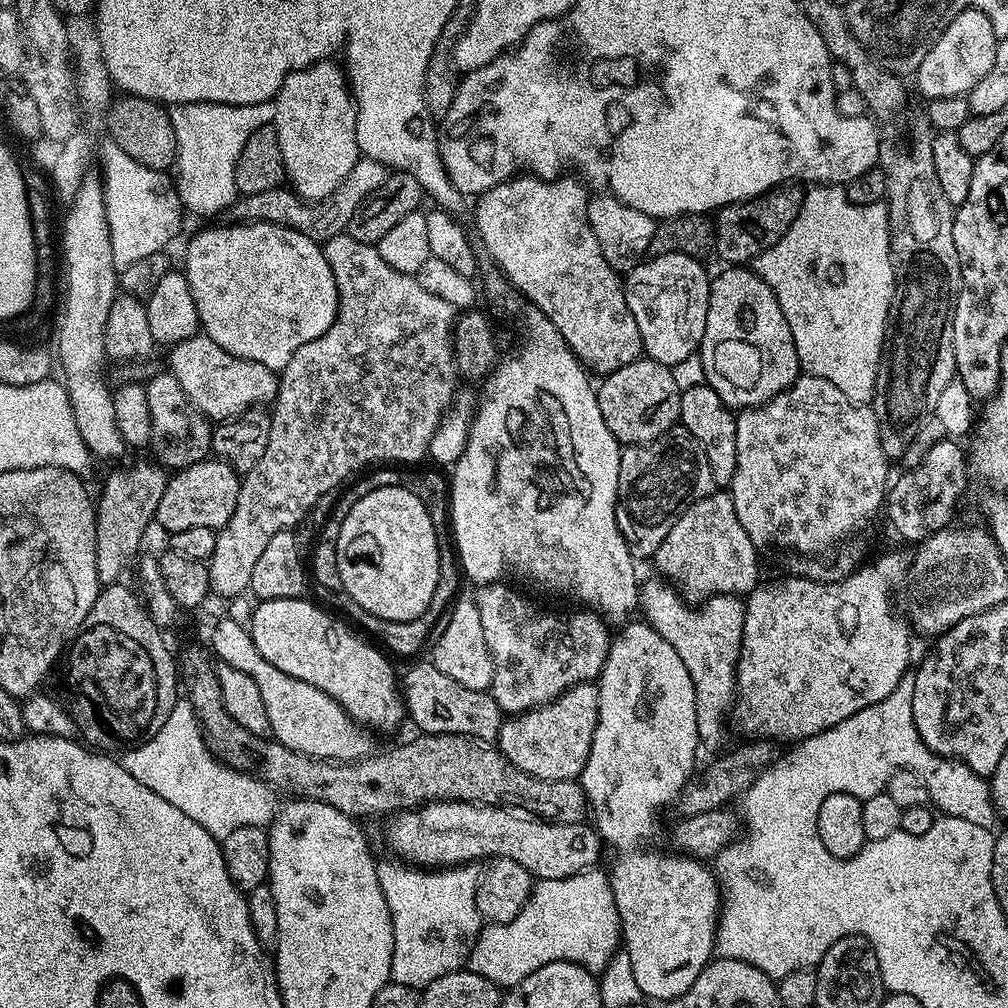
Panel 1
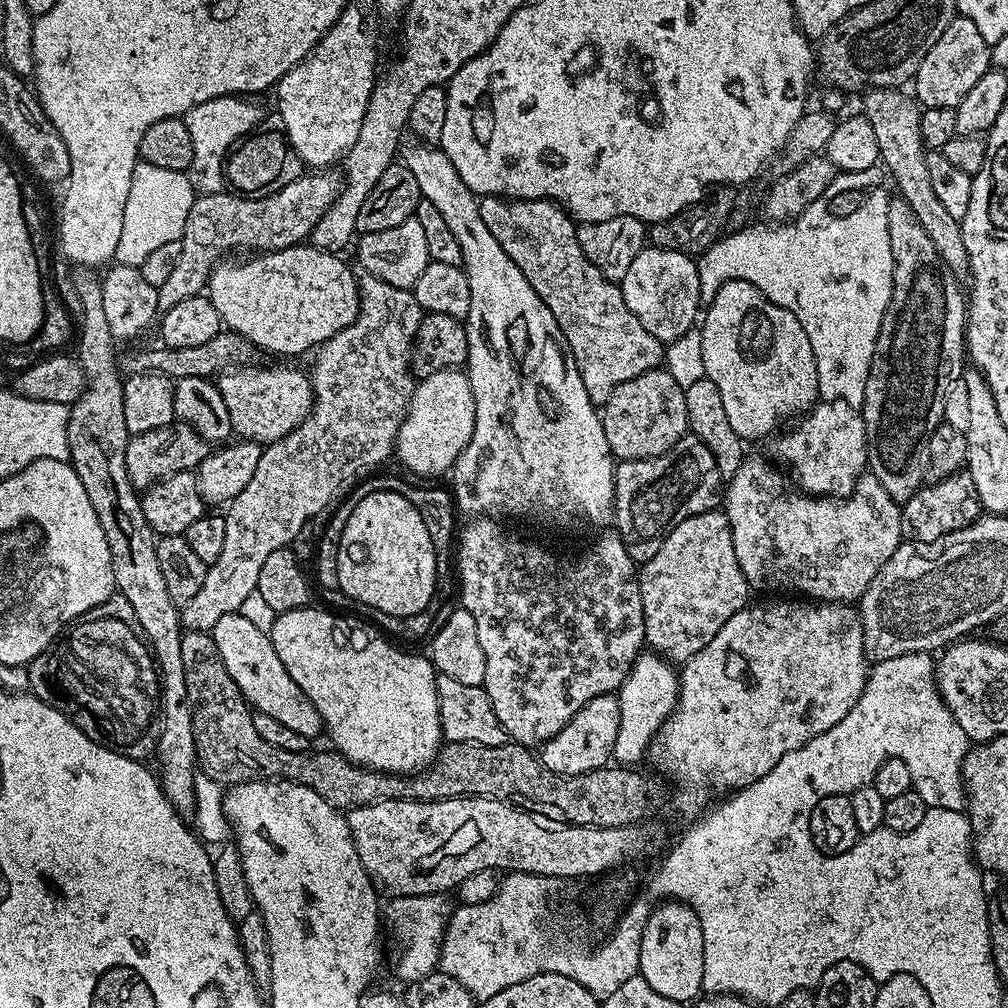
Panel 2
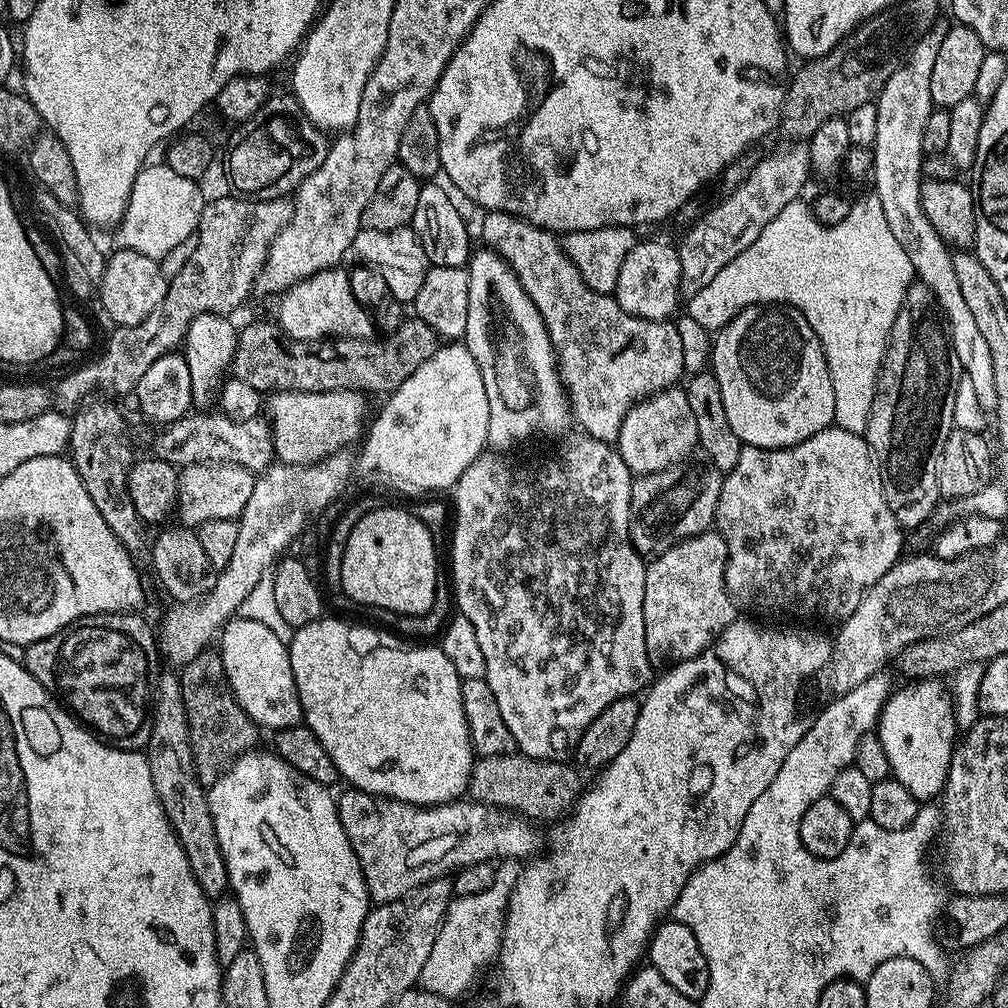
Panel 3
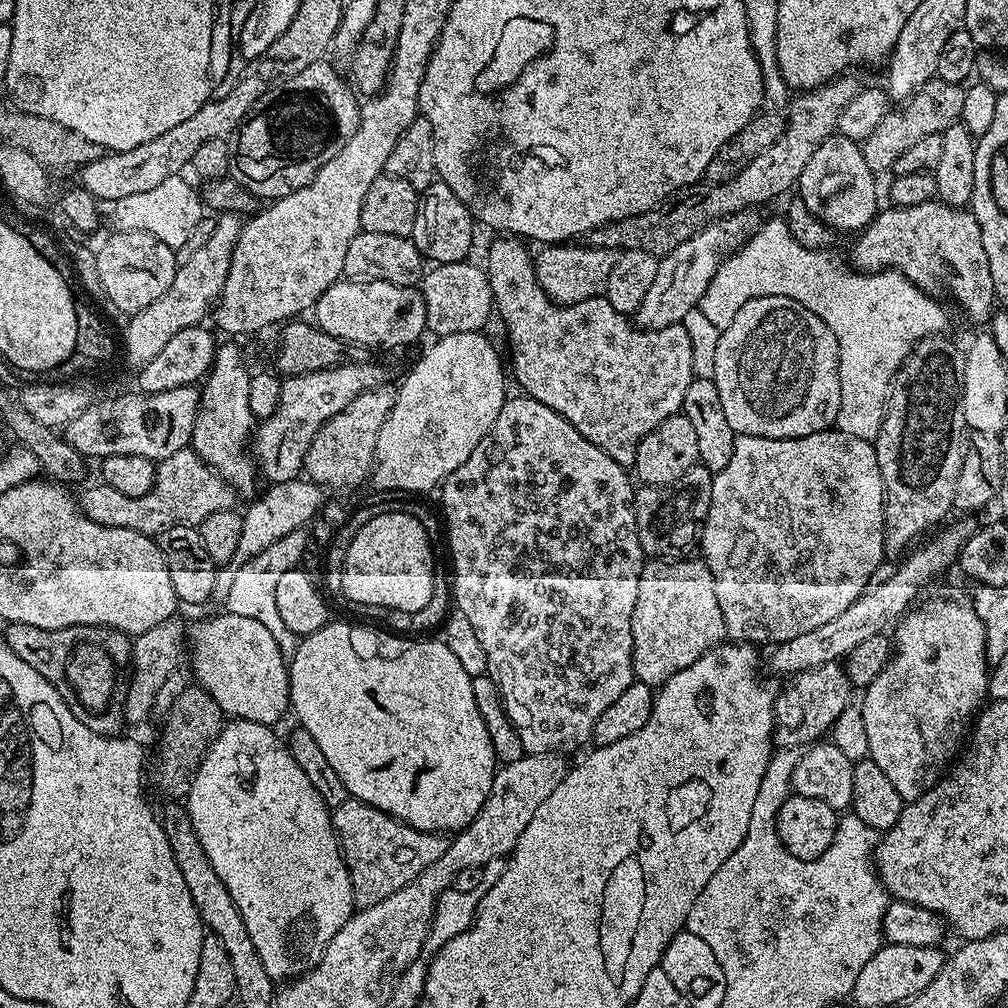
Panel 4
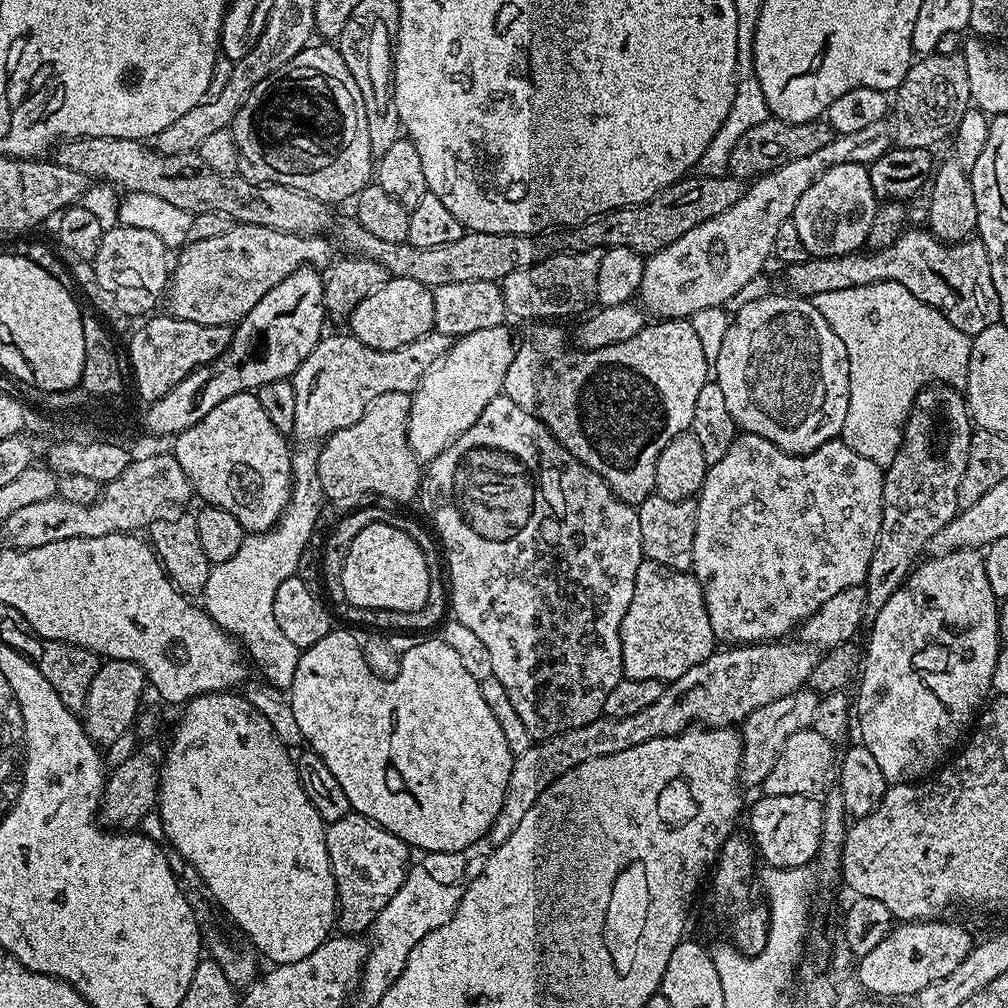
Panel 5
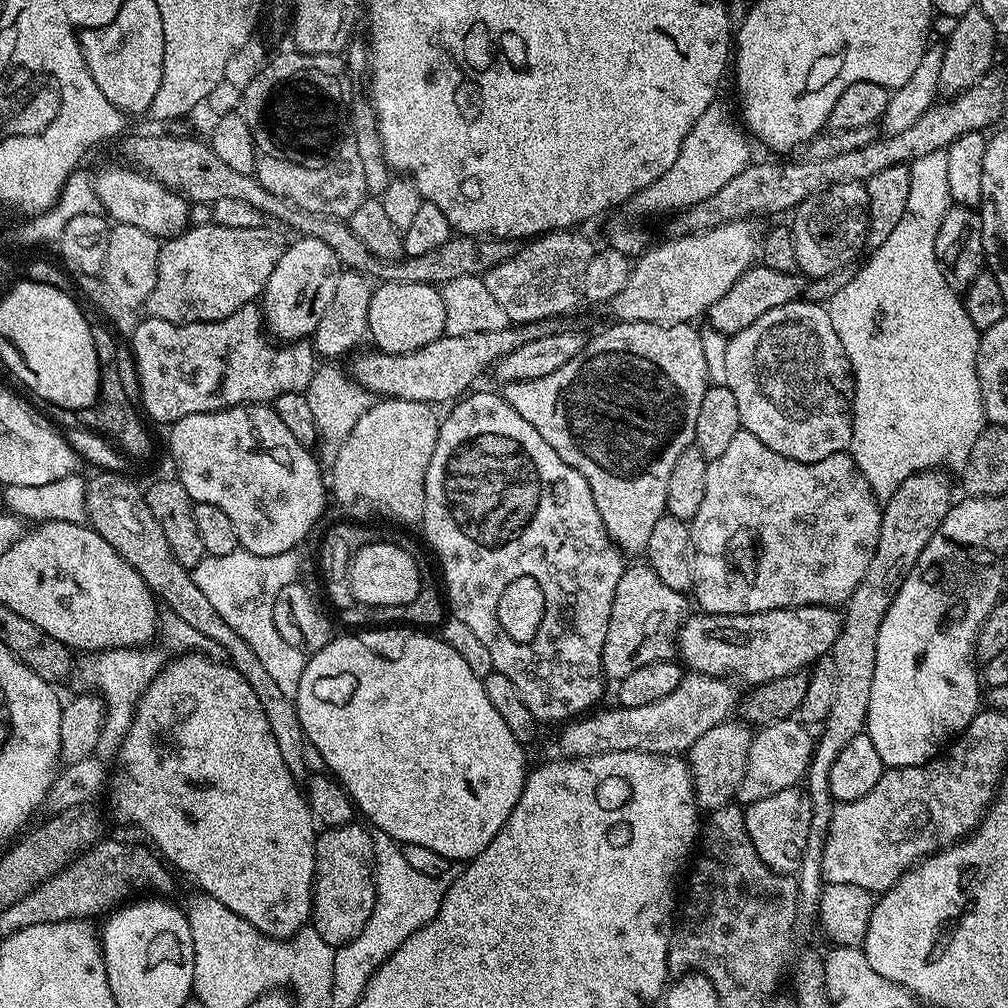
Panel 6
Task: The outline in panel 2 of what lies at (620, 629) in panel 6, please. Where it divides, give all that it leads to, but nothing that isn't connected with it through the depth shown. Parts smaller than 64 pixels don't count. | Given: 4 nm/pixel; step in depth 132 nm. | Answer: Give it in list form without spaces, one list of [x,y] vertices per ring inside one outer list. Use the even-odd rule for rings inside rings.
[[[713,510],[694,514],[686,522],[678,522],[674,530],[658,546],[658,554],[647,560],[638,572],[642,610],[644,611],[644,642],[655,655],[669,662],[683,662],[694,658],[712,641],[714,634],[738,614],[738,610],[749,607],[750,589],[738,566],[738,554],[734,554],[734,538],[730,530],[728,514],[723,510]]]

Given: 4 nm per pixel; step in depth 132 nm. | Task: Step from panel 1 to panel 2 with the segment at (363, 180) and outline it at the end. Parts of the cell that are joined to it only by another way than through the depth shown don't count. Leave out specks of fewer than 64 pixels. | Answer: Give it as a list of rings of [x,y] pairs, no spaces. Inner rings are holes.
[[[316,170],[302,174],[294,182],[282,186],[269,196],[242,196],[232,190],[197,195],[186,217],[186,230],[180,237],[182,254],[174,265],[174,271],[160,290],[161,309],[182,302],[182,298],[201,295],[207,289],[212,270],[221,263],[227,252],[235,248],[252,248],[257,253],[277,252],[283,248],[307,241],[318,218],[330,210],[342,187],[342,176],[336,170]]]

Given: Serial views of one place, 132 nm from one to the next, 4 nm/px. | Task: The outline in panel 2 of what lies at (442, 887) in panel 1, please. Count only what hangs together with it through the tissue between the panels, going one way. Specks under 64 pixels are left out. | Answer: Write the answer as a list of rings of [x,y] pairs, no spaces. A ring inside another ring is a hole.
[[[444,894],[434,896],[393,896],[387,901],[386,916],[392,919],[400,940],[400,953],[396,956],[396,976],[405,985],[416,983],[437,971],[440,962],[440,947],[444,941],[444,931],[453,905],[448,905],[449,897]]]

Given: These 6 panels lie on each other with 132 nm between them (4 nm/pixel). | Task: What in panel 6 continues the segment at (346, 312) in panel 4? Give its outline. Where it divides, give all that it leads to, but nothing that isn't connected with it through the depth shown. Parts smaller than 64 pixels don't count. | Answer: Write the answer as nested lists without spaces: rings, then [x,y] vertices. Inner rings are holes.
[[[380,282],[372,289],[368,335],[382,352],[413,352],[445,335],[446,306],[442,306],[441,289],[430,284]]]

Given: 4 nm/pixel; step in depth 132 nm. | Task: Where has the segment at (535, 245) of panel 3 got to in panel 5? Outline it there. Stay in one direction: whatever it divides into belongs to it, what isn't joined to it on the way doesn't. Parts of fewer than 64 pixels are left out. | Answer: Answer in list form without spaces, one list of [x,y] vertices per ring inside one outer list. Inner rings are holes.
[[[657,319],[655,322],[645,323],[644,328],[638,334],[624,342],[604,346],[602,349],[573,350],[574,352],[564,348],[564,332],[560,328],[555,328],[557,326],[555,323],[533,323],[529,327],[532,329],[525,334],[524,341],[521,339],[516,345],[516,353],[510,362],[510,370],[506,370],[504,375],[503,395],[508,396],[510,402],[522,406],[522,410],[526,410],[526,414],[534,414],[534,418],[538,418],[544,423],[550,430],[550,434],[554,434],[554,438],[567,452],[574,454],[574,458],[578,458],[578,462],[582,462],[590,470],[594,470],[594,474],[603,478],[619,500],[624,500],[633,506],[639,506],[646,497],[655,493],[654,474],[658,466],[658,454],[662,454],[662,450],[666,450],[666,446],[670,442],[674,442],[674,438],[678,438],[678,434],[691,429],[694,418],[694,401],[697,400],[698,393],[702,391],[702,386],[709,383],[710,380],[710,352],[704,349],[704,340],[692,323],[691,319]]]

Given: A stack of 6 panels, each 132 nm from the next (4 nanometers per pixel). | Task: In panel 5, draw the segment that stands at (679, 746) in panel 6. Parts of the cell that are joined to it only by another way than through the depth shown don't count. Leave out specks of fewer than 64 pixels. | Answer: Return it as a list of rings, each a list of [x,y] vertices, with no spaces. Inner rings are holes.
[[[757,642],[747,646],[728,646],[723,650],[717,650],[706,658],[706,662],[698,662],[698,666],[690,666],[682,678],[671,681],[665,687],[662,698],[654,702],[654,706],[646,706],[646,710],[638,714],[630,714],[630,718],[610,718],[601,715],[599,720],[586,722],[586,726],[578,726],[574,730],[559,732],[545,740],[537,740],[526,750],[526,754],[515,757],[510,770],[510,786],[506,786],[506,798],[502,802],[502,810],[498,810],[498,818],[490,826],[486,840],[489,845],[495,846],[506,842],[510,834],[514,834],[518,822],[522,822],[526,810],[542,798],[544,791],[552,785],[562,774],[574,770],[574,766],[582,766],[582,762],[590,762],[590,758],[606,758],[610,754],[622,754],[622,750],[630,750],[630,746],[642,746],[642,742],[650,742],[654,738],[663,736],[677,736],[680,732],[686,732],[693,726],[704,728],[730,728],[739,725],[754,710],[758,710],[768,703],[774,702],[774,698],[786,698],[794,694],[799,688],[805,687],[816,661],[818,652],[815,647],[809,647],[803,642],[796,644],[784,644],[788,642]]]

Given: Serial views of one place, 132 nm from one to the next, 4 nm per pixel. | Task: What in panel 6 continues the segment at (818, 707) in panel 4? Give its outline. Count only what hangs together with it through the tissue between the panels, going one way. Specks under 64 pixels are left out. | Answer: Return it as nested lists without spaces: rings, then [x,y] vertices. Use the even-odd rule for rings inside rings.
[[[729,718],[723,724],[714,726],[714,730],[706,730],[706,734],[702,734],[702,738],[698,738],[686,753],[686,763],[692,772],[692,785],[696,791],[696,803],[705,813],[733,803],[746,770],[754,732],[749,725],[743,722],[735,724],[734,721]]]

